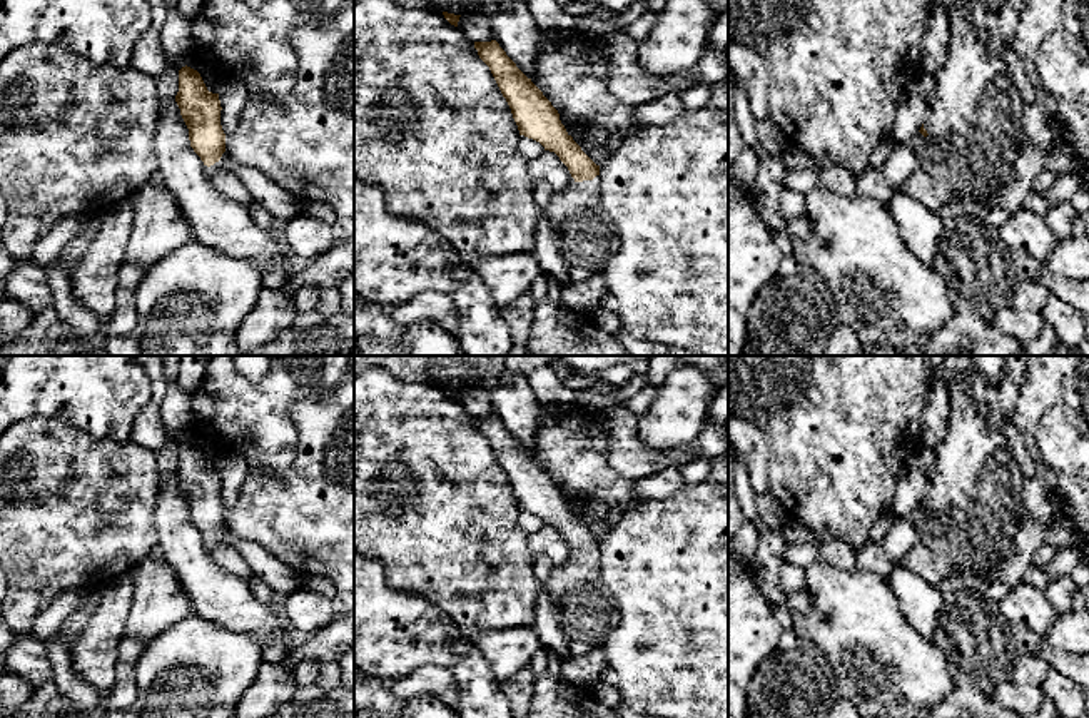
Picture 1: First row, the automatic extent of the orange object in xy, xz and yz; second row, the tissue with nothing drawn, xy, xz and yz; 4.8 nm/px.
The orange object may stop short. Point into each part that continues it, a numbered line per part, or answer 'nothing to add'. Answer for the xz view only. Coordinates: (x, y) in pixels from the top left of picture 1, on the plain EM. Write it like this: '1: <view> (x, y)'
1: xz (585, 610)

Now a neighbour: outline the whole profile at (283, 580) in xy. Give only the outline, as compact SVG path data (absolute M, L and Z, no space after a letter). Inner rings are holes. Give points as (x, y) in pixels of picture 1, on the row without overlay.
M225 526L220 536L225 544L236 548L242 554L254 574L272 589L279 601L304 586L304 578L299 573L261 546L239 539Z

